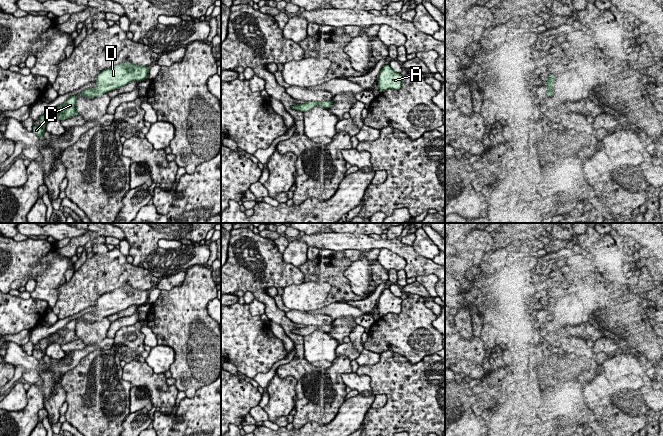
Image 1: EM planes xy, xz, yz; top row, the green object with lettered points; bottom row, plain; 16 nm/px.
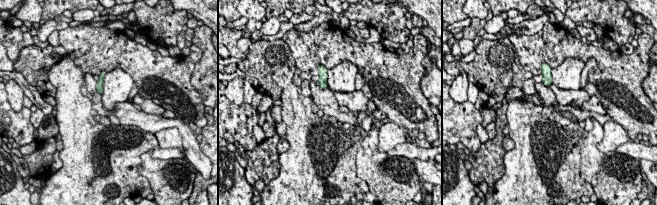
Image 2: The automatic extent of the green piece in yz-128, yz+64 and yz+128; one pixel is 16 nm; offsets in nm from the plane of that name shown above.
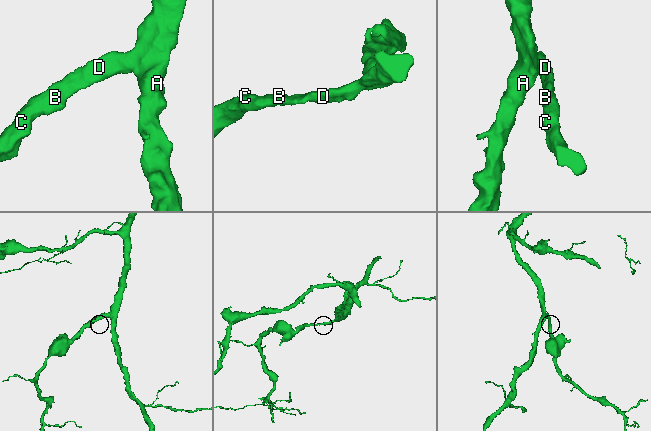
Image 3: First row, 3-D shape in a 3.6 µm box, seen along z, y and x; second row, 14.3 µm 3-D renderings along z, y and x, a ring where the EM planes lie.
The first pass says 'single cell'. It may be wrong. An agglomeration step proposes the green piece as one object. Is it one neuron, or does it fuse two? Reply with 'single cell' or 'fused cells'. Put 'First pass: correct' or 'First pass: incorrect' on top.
First pass: correct
single cell

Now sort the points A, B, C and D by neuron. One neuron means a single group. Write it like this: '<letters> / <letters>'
A B C D

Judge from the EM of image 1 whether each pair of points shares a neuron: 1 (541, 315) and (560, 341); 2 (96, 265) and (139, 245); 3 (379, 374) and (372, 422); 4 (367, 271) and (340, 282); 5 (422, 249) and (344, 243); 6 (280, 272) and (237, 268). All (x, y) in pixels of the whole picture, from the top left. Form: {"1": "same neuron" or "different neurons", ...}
{"1": "same neuron", "2": "different neurons", "3": "same neuron", "4": "different neurons", "5": "different neurons", "6": "same neuron"}

